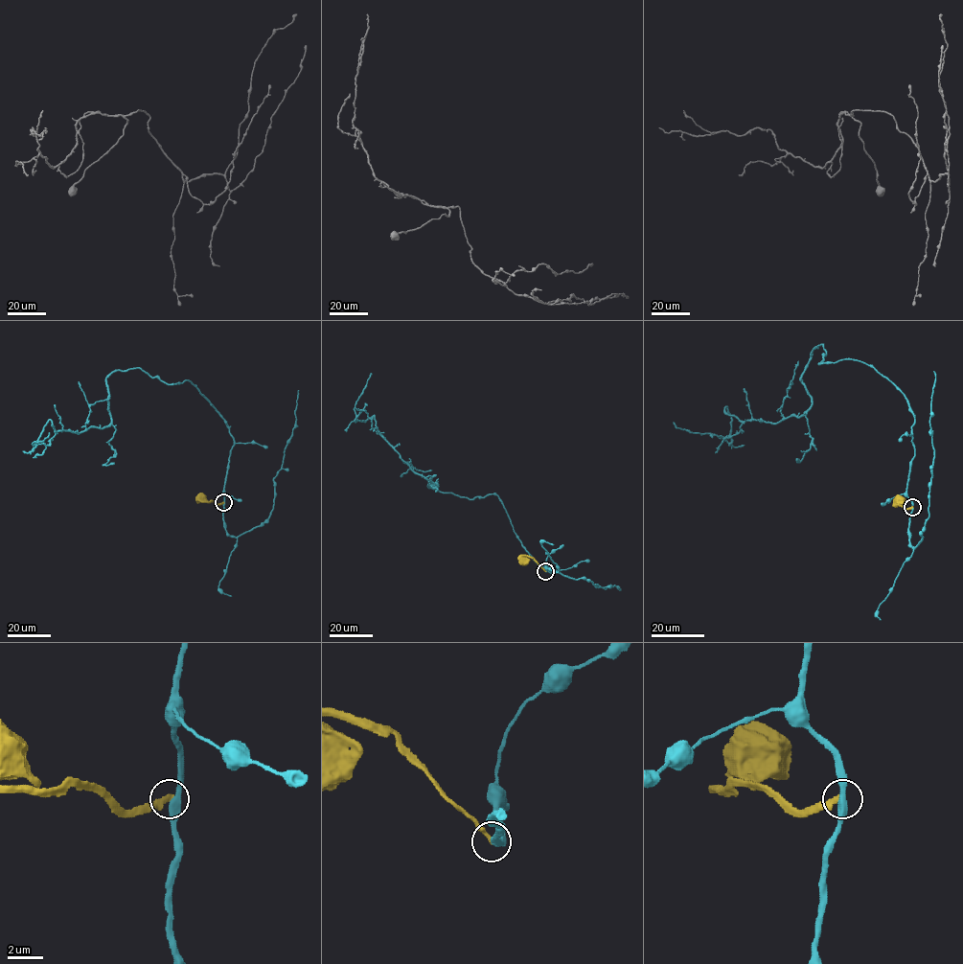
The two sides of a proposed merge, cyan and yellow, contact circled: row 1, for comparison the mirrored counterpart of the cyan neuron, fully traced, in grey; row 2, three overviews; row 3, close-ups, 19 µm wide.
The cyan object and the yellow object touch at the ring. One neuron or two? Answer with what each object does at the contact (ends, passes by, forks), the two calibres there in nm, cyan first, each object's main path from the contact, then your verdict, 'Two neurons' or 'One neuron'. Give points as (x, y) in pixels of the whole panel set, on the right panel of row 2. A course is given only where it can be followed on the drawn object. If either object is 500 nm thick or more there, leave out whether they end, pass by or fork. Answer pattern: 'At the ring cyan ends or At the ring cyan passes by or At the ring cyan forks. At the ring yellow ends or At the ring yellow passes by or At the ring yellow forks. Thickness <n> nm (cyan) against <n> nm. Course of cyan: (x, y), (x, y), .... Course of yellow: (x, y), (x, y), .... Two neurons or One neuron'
At the ring cyan passes by. At the ring yellow ends. Thickness 400 nm (cyan) against 280 nm. Course of cyan: (912, 507), (908, 400), (856, 359), (819, 364), (822, 344), (799, 417), (725, 406), (719, 438), (673, 423). Course of yellow: (912, 507), (904, 509), (893, 505), (900, 501). Two neurons

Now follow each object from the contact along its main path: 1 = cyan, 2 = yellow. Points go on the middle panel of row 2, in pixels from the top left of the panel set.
1: (545, 571), (556, 570), (528, 552), (498, 496), (428, 487), (374, 416), (356, 418), (371, 373)
2: (545, 571), (532, 558), (523, 555), (523, 561)

